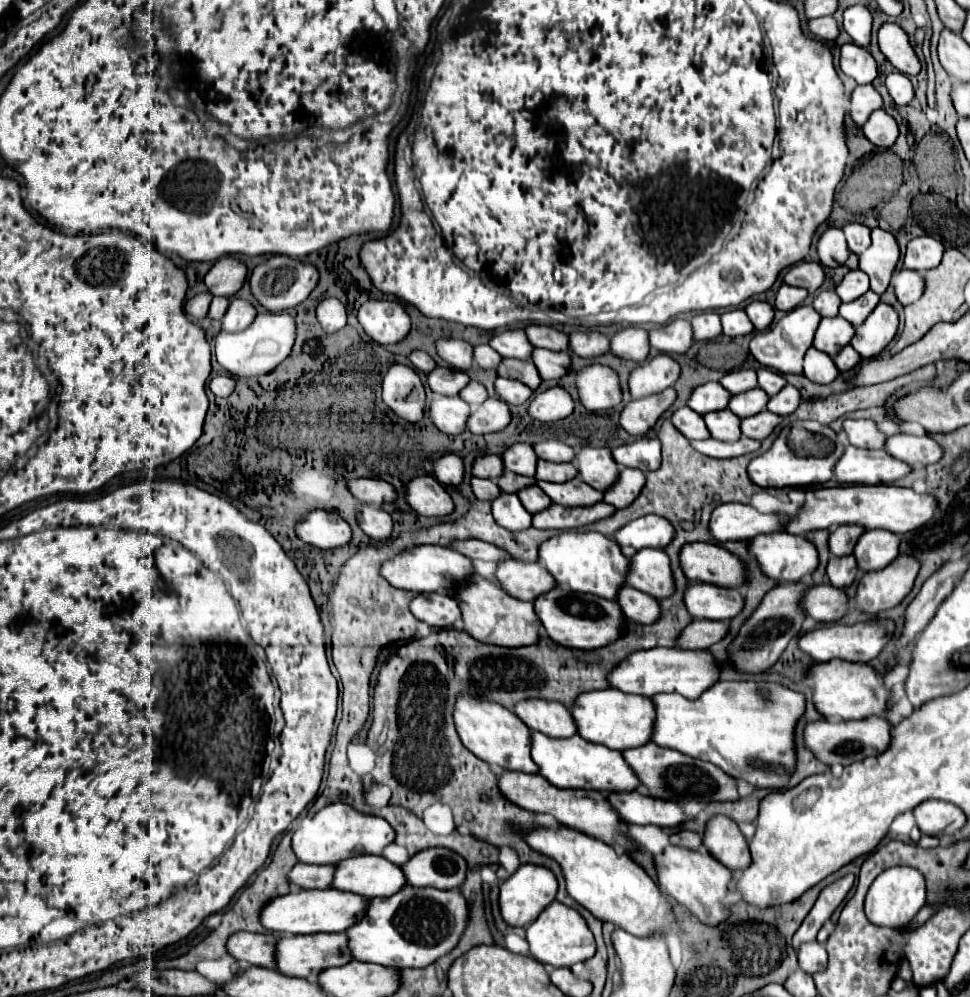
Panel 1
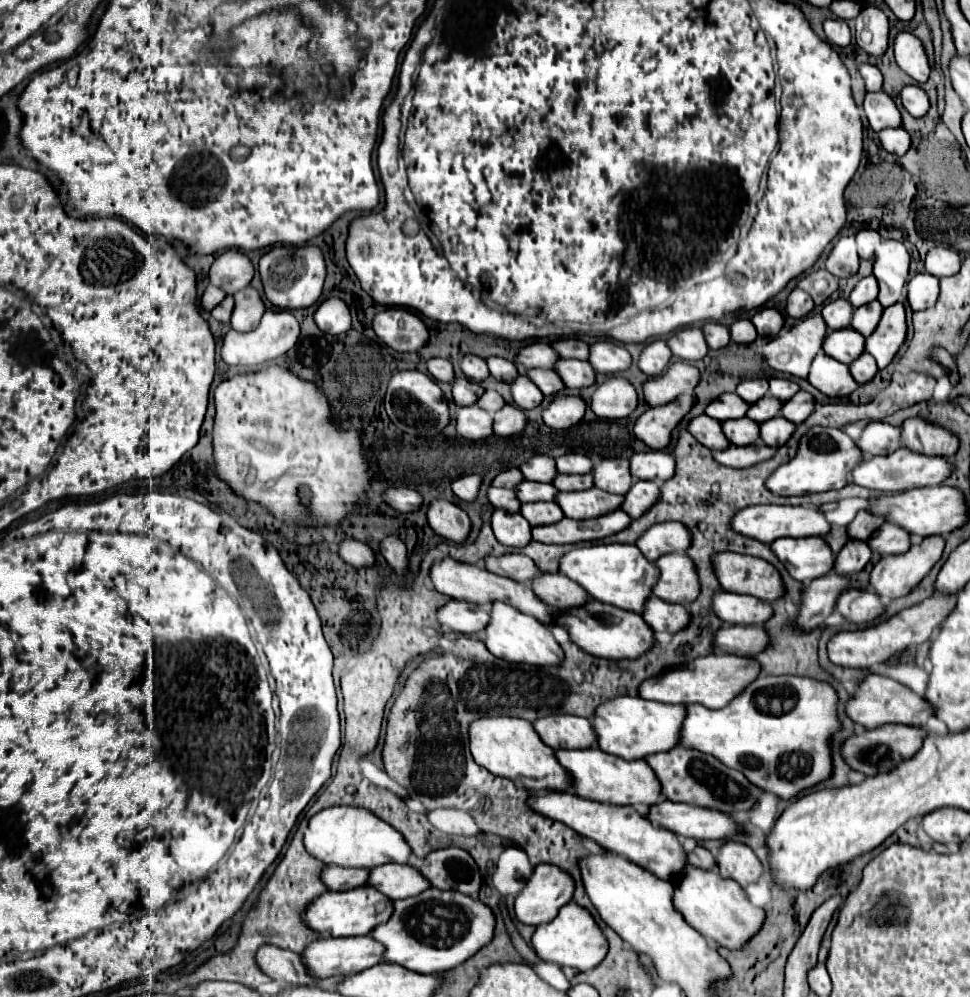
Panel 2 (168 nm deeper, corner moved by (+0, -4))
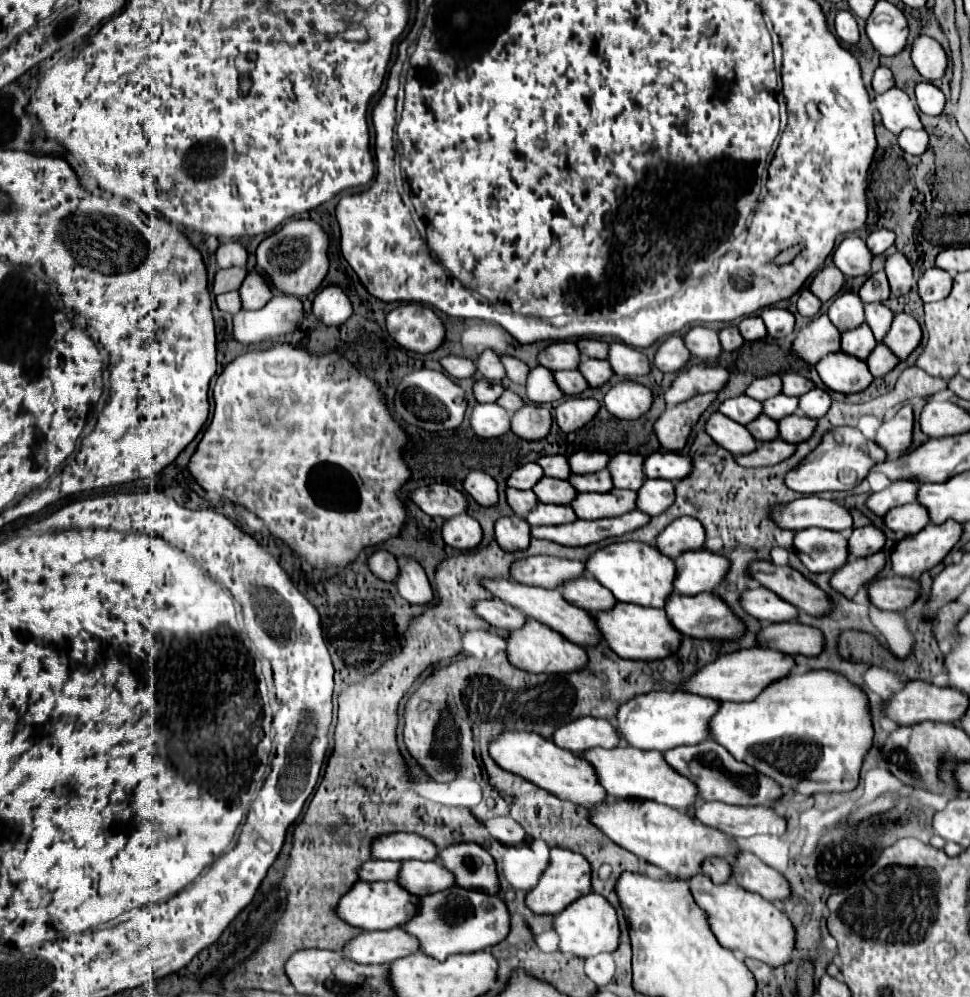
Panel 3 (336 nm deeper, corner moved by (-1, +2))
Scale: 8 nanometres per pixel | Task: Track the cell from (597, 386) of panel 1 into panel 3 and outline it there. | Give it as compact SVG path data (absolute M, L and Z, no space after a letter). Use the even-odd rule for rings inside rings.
M624 379L616 383L604 397L604 407L618 419L638 419L650 411L654 403L652 391L636 381Z

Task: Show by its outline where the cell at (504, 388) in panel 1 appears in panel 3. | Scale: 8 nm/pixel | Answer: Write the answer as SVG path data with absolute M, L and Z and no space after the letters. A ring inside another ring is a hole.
M540 365L530 371L530 377L526 381L526 393L528 399L534 403L554 403L566 397L552 379L552 371Z

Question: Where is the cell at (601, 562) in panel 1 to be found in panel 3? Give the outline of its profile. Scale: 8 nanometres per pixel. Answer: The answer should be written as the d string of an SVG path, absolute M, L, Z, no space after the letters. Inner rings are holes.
M612 543L598 549L588 561L586 571L594 575L606 589L614 593L618 601L634 603L642 607L664 607L664 599L672 595L672 579L676 579L674 561L658 551L658 547L648 543Z

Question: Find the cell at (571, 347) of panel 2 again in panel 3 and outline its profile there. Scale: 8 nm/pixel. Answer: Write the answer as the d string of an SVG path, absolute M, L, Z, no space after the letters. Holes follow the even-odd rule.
M580 339L578 347L580 347L580 353L584 357L594 357L594 359L606 359L608 357L608 343L606 341Z

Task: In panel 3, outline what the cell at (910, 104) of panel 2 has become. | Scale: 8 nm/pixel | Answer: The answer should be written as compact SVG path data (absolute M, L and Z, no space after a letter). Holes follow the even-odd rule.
M932 83L916 85L916 99L918 99L920 111L926 115L940 115L946 105L944 93Z

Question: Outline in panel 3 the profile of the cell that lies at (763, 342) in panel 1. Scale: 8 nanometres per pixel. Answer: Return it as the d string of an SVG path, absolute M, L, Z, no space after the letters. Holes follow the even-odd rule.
M820 315L800 329L792 349L802 361L816 365L824 355L840 351L840 331L832 325L828 315Z

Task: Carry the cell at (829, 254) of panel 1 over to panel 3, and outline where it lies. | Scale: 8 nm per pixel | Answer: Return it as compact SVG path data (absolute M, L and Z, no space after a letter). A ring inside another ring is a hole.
M858 235L846 237L836 253L834 253L834 265L846 275L846 277L858 277L866 275L870 271L874 255L868 251L866 243Z

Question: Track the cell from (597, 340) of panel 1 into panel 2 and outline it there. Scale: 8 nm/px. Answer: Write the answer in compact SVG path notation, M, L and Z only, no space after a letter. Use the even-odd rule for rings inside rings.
M597 341L589 349L589 363L599 373L617 373L625 371L631 365L631 355L623 345L611 341Z

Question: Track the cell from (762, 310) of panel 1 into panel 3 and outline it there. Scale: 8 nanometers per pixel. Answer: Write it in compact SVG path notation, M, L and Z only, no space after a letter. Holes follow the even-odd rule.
M770 307L770 309L764 309L760 313L760 317L766 323L770 337L786 337L786 335L792 333L792 329L796 325L794 315L790 311L786 311L786 309Z

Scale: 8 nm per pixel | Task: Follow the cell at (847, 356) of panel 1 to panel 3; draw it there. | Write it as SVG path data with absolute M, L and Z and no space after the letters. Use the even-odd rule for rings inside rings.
M884 343L876 345L876 349L870 353L870 357L866 359L870 371L874 377L882 377L886 373L890 373L896 365L898 365L898 357L892 355L892 351L888 351L888 347Z

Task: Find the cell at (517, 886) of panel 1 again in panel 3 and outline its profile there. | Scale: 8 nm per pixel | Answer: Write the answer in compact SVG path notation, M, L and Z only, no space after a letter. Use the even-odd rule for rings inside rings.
M554 847L550 851L550 865L548 869L542 873L538 885L534 889L528 891L526 897L526 905L540 915L558 915L560 911L564 911L572 901L576 901L578 897L584 897L586 893L590 893L590 863L582 857L576 855L574 851L568 849L558 849Z

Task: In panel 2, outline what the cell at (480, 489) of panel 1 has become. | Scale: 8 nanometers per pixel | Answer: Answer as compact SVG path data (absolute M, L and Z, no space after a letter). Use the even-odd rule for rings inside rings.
M489 487L487 489L487 497L489 497L489 503L493 507L501 507L501 509L507 509L511 513L517 513L521 503L519 499L515 497L513 489L499 489L499 487Z

